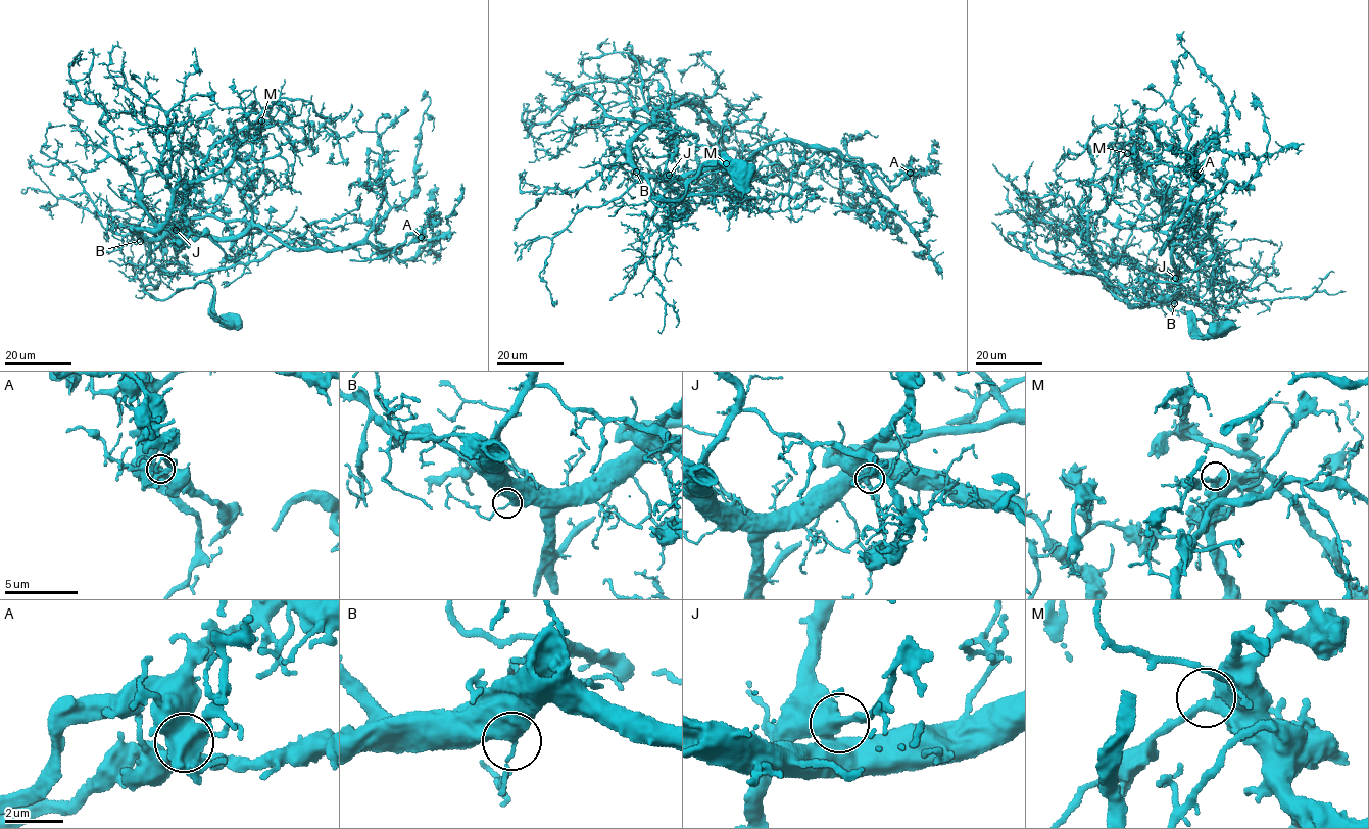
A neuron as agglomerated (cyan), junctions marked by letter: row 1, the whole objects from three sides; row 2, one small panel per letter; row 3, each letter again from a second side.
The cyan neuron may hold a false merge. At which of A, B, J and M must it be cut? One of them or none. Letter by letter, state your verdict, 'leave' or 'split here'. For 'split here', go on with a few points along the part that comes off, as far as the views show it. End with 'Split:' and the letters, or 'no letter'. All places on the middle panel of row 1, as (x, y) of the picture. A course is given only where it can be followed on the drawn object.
A: split here; course (910, 173), (906, 171), (890, 180), (869, 165), (844, 167)
B: leave
J: leave
M: leave
Split: A

